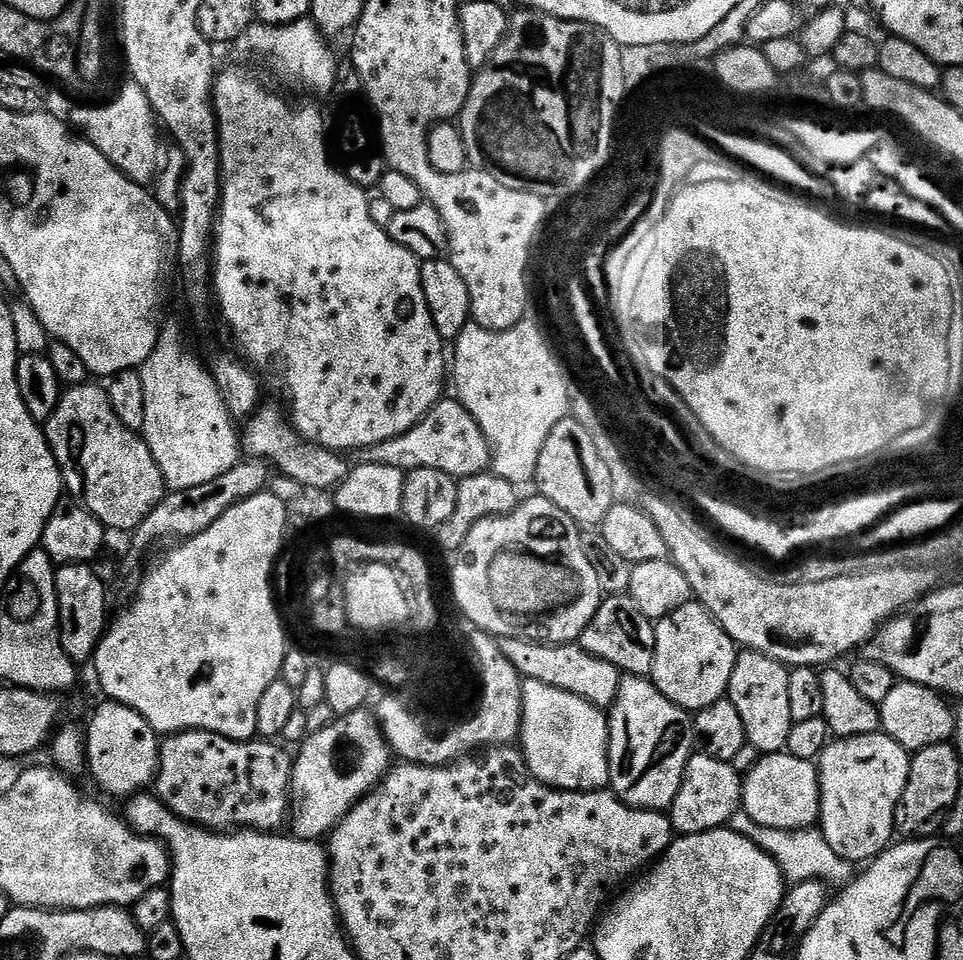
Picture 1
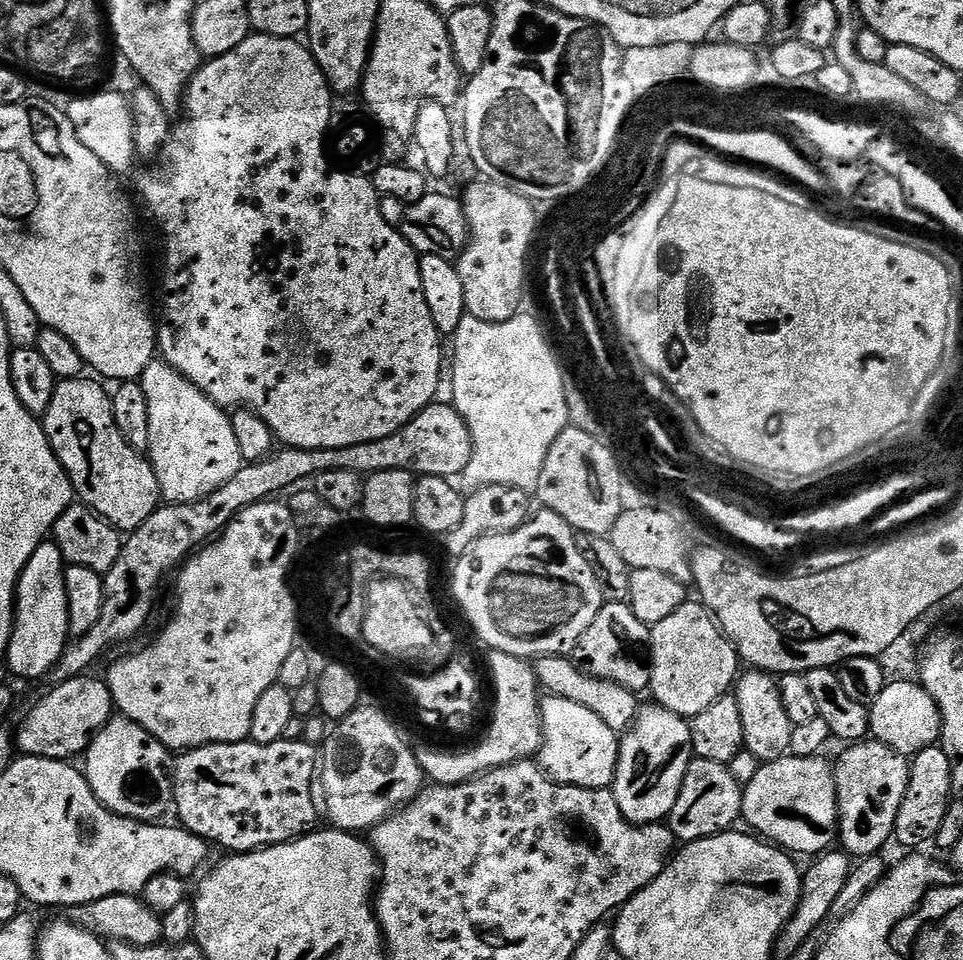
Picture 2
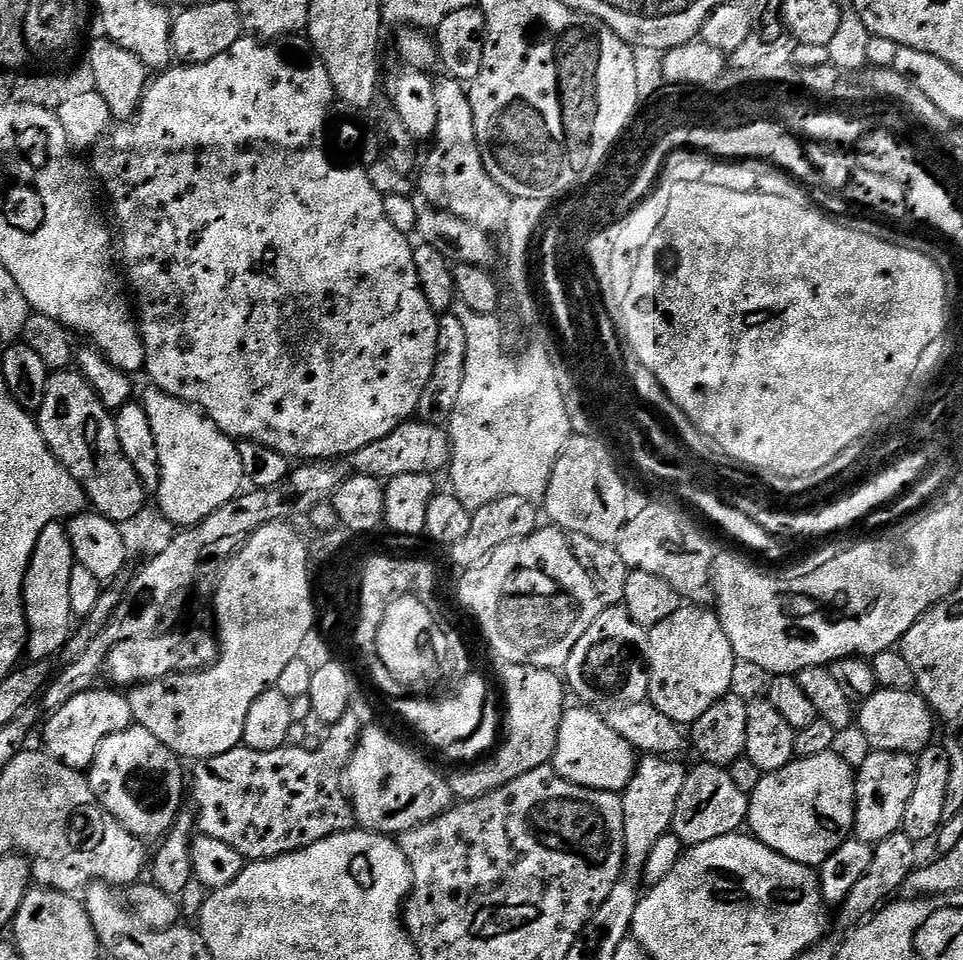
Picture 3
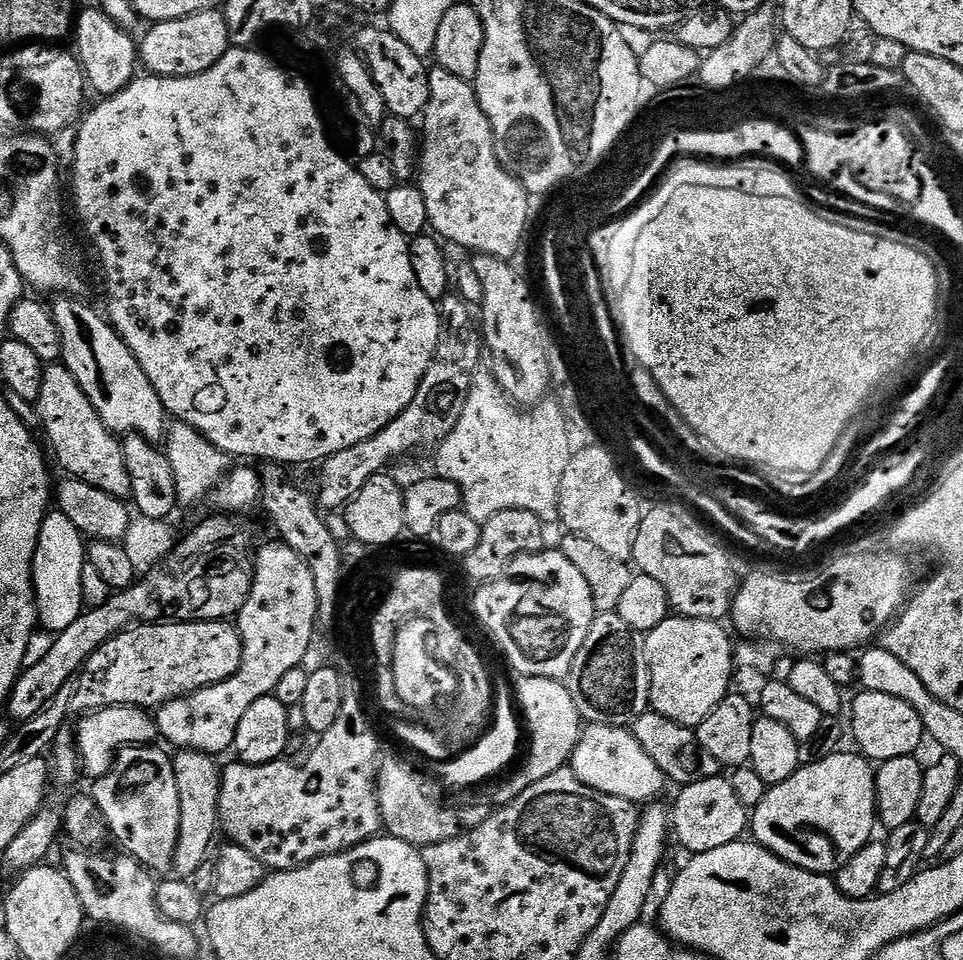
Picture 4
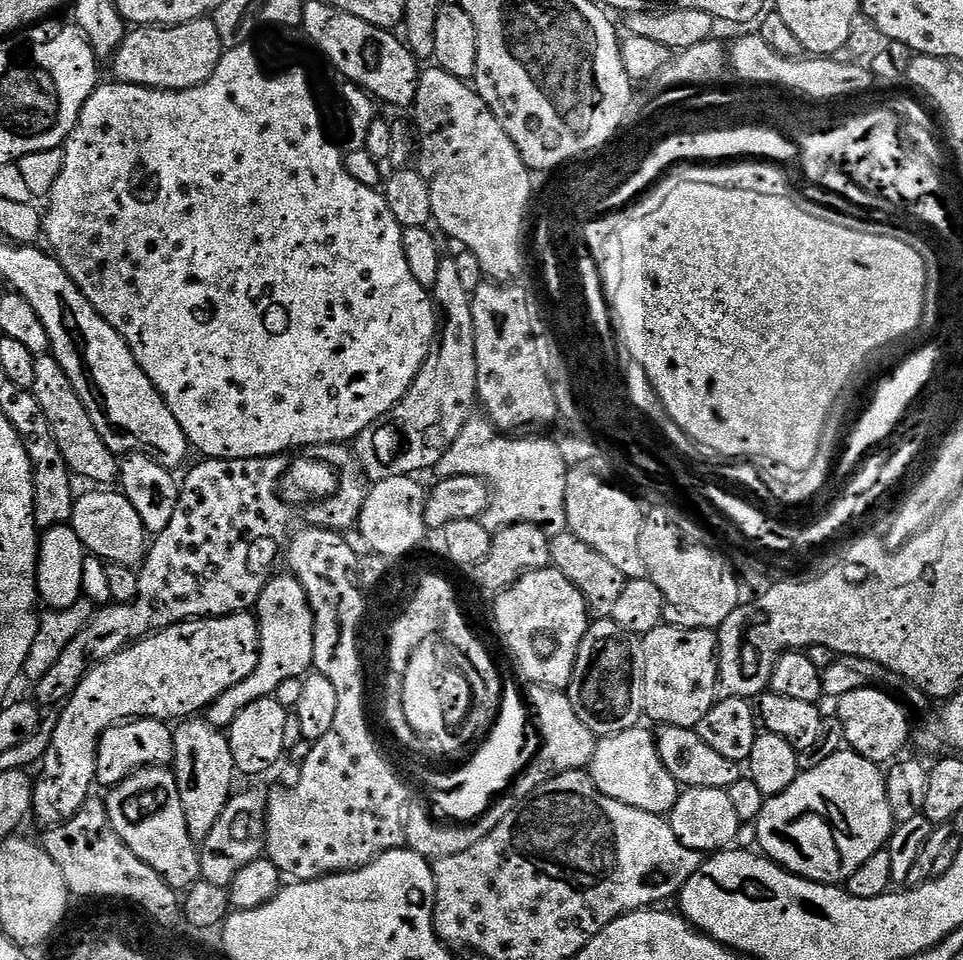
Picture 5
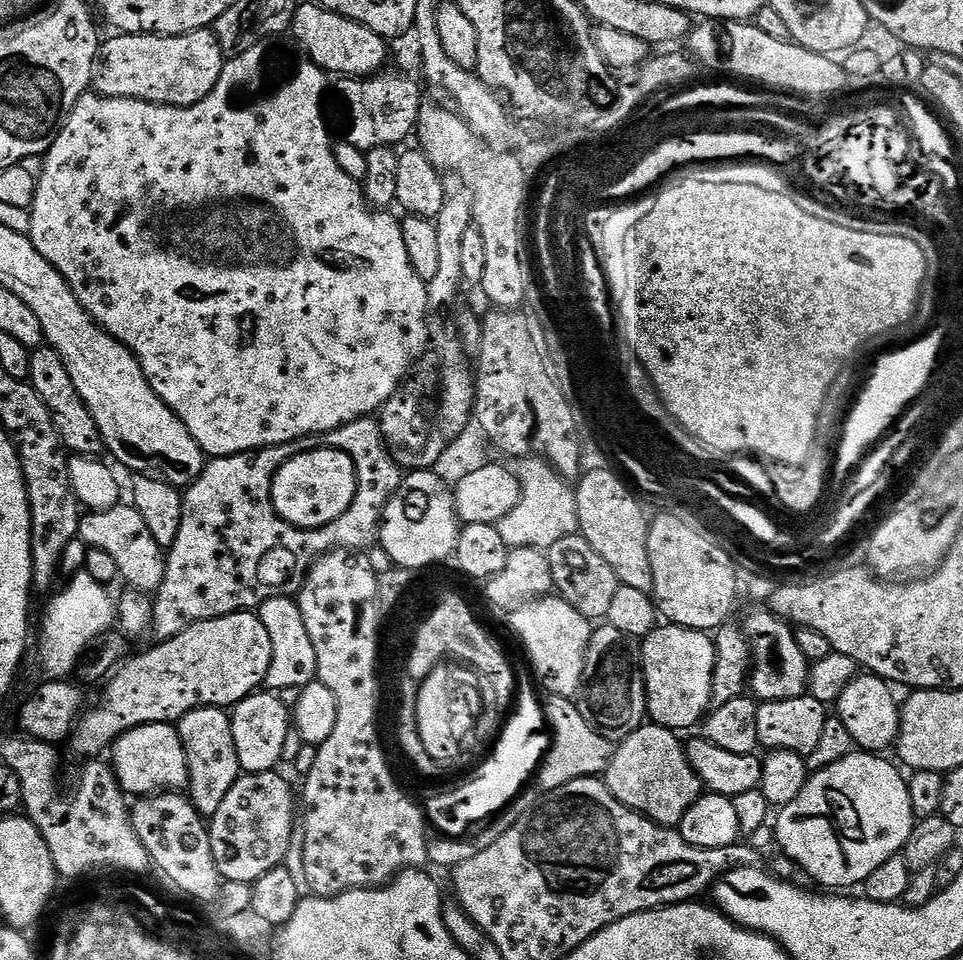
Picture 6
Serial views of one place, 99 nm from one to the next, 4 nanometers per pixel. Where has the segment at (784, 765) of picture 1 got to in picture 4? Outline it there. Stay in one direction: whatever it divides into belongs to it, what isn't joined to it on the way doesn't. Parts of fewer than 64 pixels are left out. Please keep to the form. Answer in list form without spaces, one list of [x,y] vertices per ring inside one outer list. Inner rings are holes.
[[[841,750],[830,754],[830,758],[822,758],[822,762],[805,764],[786,782],[773,784],[768,792],[750,812],[750,832],[755,843],[780,856],[787,864],[801,868],[807,872],[835,874],[858,850],[873,843],[872,831],[878,828],[876,810],[876,768],[868,757],[861,756],[859,751]]]

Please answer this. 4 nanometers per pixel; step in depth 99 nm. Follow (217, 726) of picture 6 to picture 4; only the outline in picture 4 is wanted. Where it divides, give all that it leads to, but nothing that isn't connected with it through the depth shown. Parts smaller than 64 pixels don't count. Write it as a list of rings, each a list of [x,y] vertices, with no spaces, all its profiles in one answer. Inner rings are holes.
[[[185,748],[175,753],[172,765],[174,778],[178,782],[178,846],[174,848],[171,871],[180,878],[192,878],[203,864],[209,863],[212,843],[218,836],[220,811],[218,798],[220,797],[221,765],[217,757],[206,752],[196,752],[193,748]]]

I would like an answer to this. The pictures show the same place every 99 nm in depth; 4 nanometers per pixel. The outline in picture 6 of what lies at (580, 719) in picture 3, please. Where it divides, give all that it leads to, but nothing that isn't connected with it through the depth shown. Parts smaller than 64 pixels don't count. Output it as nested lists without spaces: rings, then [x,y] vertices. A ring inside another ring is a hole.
[[[651,722],[641,724],[638,730],[634,730],[626,739],[615,745],[608,770],[602,776],[618,802],[622,802],[634,812],[647,816],[656,824],[663,824],[665,828],[676,828],[680,825],[686,810],[690,810],[690,806],[694,806],[694,802],[702,795],[700,777],[690,766],[685,745],[682,740],[680,744],[676,736],[679,735],[673,729],[663,728],[660,724]]]

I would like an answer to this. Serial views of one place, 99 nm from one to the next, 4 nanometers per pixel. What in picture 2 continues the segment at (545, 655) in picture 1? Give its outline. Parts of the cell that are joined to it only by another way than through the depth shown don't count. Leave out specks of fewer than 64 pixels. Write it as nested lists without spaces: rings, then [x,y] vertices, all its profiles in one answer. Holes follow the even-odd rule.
[[[542,656],[535,661],[534,667],[536,683],[547,695],[566,698],[570,702],[578,702],[578,706],[586,706],[586,710],[598,714],[598,718],[602,718],[602,722],[606,722],[606,726],[610,726],[610,730],[618,734],[631,729],[636,714],[642,707],[641,701],[636,701],[639,700],[637,693],[614,682],[594,678],[589,672],[584,671],[575,659],[568,656]]]

